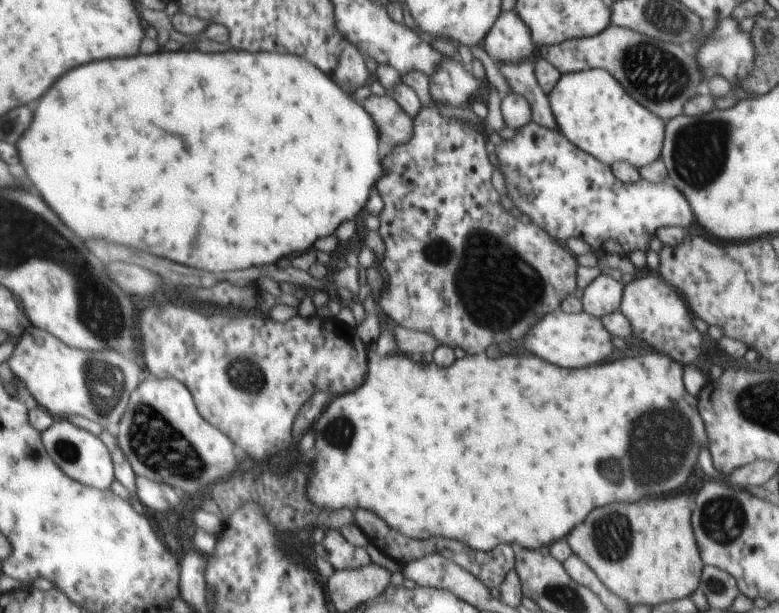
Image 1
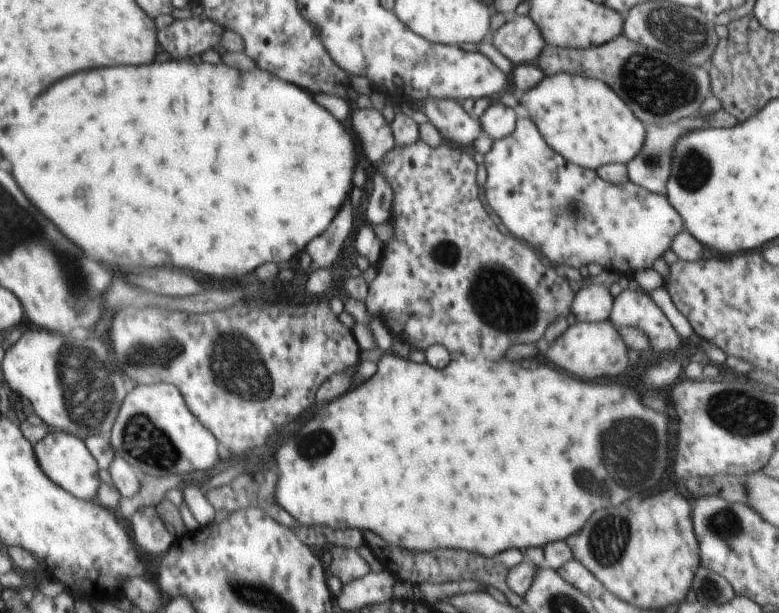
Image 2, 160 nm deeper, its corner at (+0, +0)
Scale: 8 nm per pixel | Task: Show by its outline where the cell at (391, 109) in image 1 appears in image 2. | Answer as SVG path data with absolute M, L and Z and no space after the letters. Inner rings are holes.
M354 110L352 132L362 148L362 156L370 164L378 165L380 160L396 147L392 126L382 118L378 110Z

